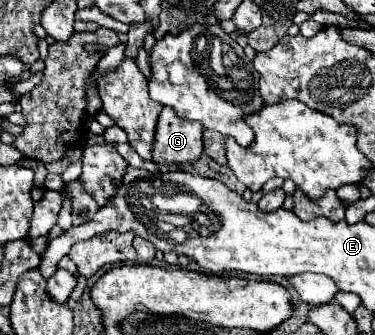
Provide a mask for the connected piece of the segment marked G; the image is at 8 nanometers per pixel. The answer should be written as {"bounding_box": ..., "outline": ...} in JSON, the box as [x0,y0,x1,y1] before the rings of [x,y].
{"bounding_box":[153,107,203,165],"outline":[[[163,107],[157,121],[153,161],[167,165],[193,163],[203,153],[203,125],[179,119],[173,109]]]}

